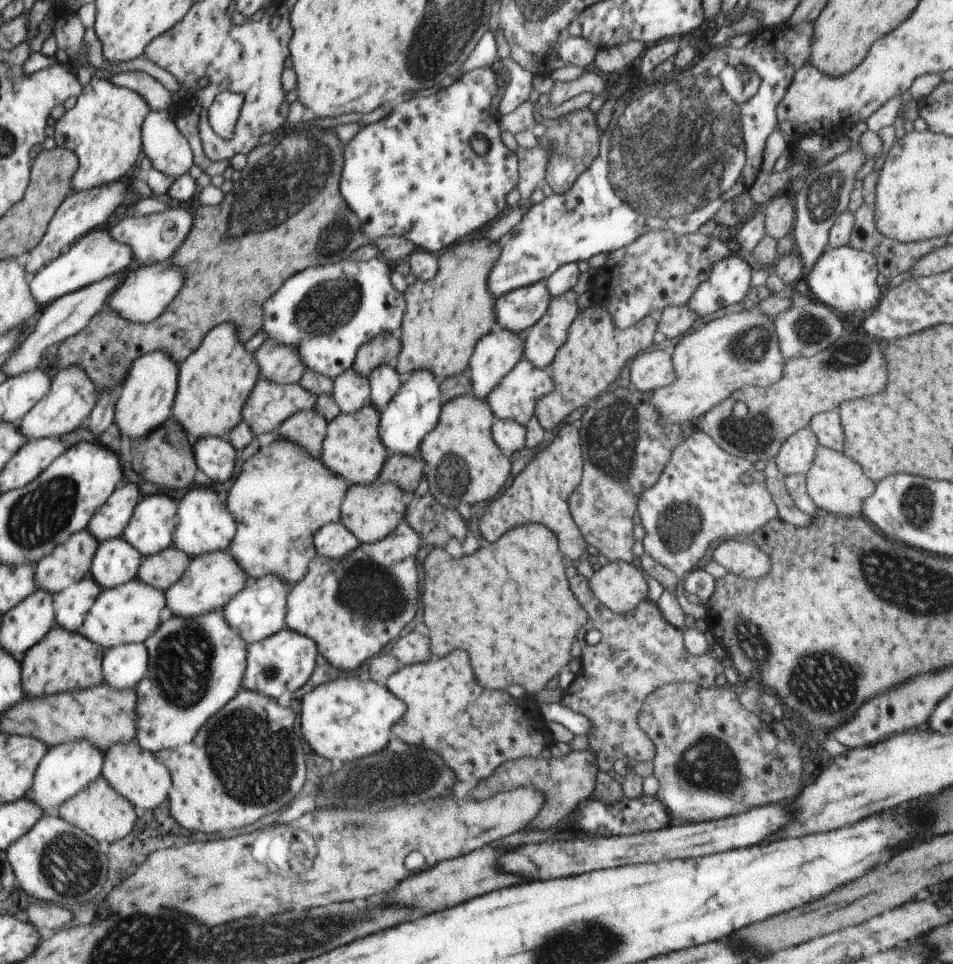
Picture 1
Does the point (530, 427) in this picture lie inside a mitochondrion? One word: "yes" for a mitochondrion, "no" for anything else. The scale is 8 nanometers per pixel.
no

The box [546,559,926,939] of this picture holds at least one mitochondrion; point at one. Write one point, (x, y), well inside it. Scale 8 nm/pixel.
(828, 689)

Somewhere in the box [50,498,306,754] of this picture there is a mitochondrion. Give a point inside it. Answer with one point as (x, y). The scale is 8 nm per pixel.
(184, 661)

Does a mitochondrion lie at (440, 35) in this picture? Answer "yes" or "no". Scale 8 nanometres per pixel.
yes

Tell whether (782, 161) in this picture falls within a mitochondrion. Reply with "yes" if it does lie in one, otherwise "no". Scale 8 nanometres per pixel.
no

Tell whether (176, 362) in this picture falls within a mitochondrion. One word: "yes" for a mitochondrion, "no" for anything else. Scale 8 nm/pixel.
no

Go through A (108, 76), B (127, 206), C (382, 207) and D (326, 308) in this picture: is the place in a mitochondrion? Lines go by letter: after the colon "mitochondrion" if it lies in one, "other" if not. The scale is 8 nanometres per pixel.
A: other
B: other
C: other
D: mitochondrion

